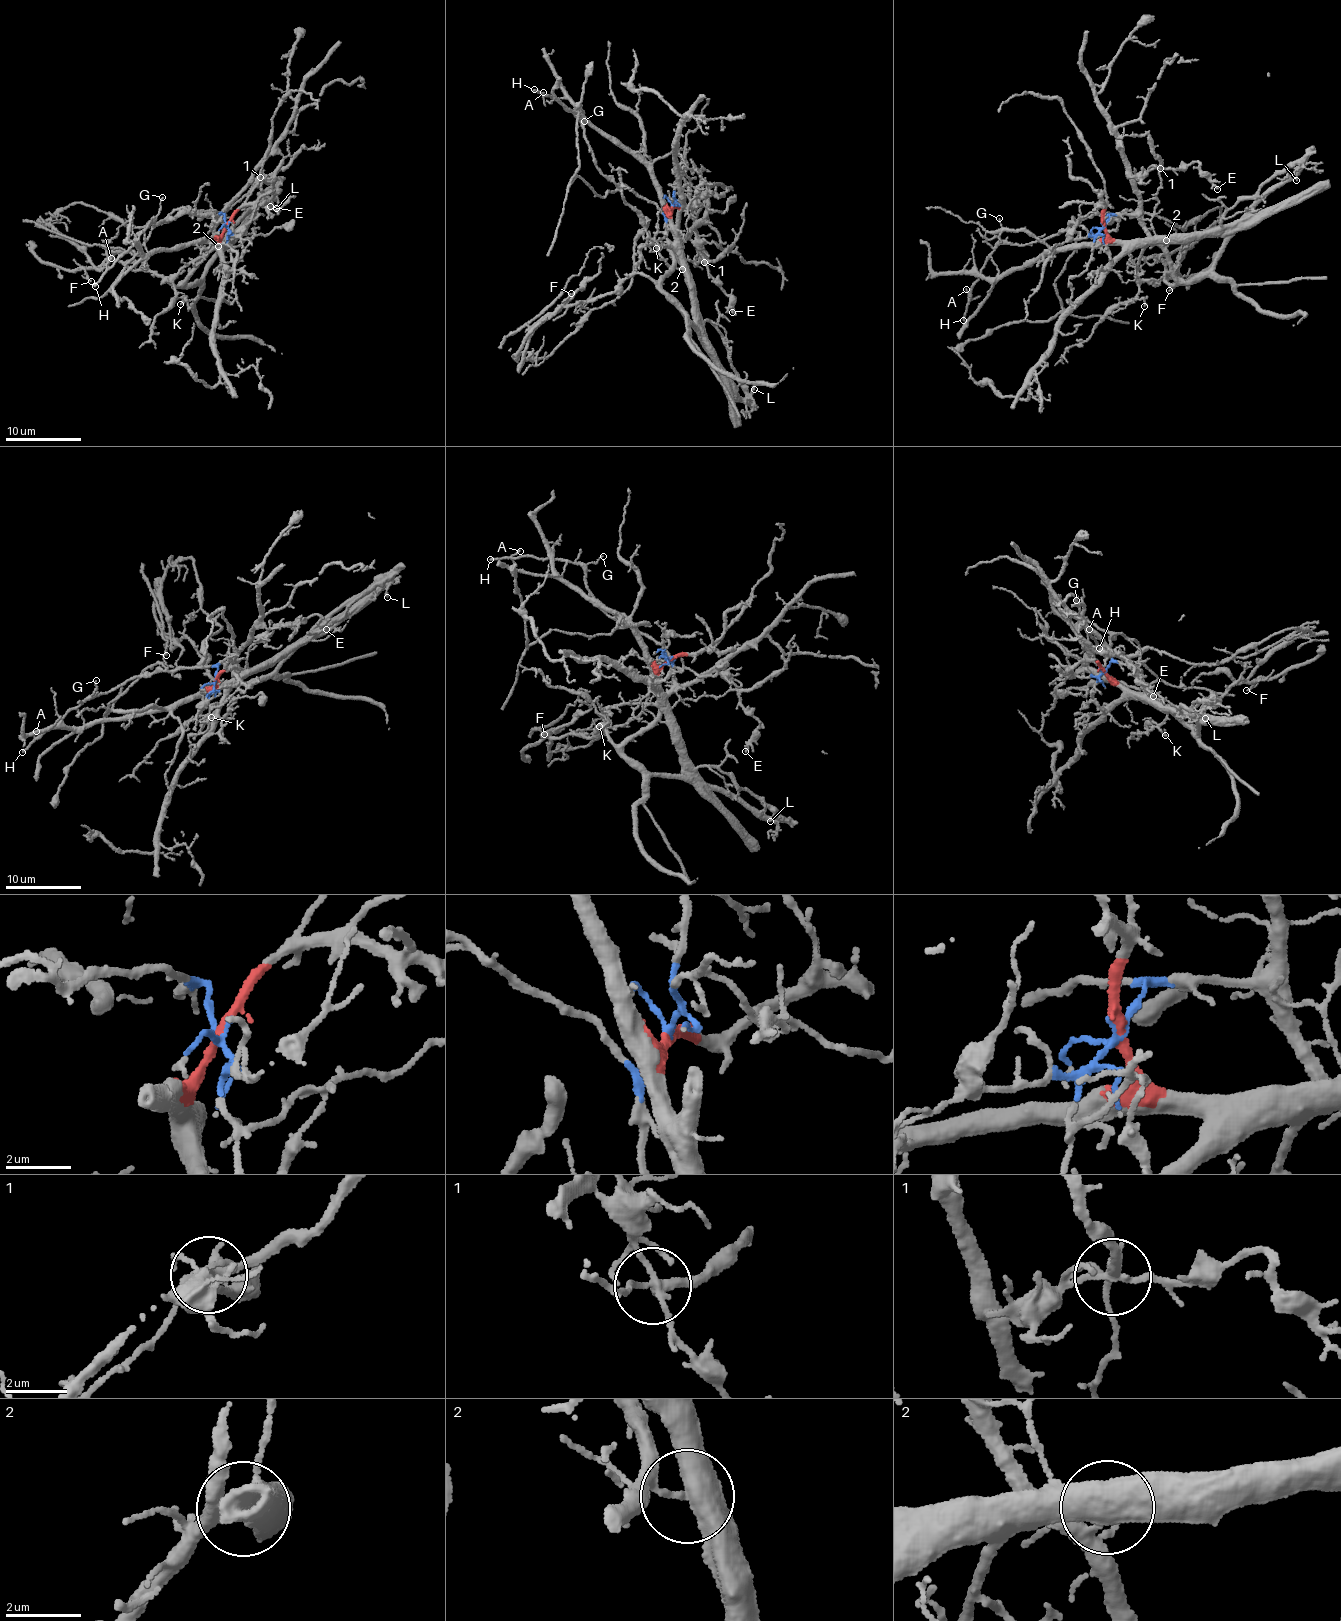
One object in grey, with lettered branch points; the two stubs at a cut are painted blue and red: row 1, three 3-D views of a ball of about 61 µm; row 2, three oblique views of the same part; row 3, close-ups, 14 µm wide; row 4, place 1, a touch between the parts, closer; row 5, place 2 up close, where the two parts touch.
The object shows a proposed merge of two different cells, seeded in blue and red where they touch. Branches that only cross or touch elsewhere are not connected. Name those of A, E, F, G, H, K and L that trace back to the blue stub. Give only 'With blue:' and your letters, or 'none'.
With blue: A, E, F, G, H

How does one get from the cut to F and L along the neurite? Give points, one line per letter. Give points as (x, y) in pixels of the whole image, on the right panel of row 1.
F: (1104, 226), (1110, 215), (1134, 214), (1160, 247), (1176, 280), (1172, 285), (1163, 279), (1179, 265), (1169, 291)
L: (1104, 226), (1112, 238), (1126, 240), (1205, 236), (1240, 200), (1295, 164), (1296, 181)

